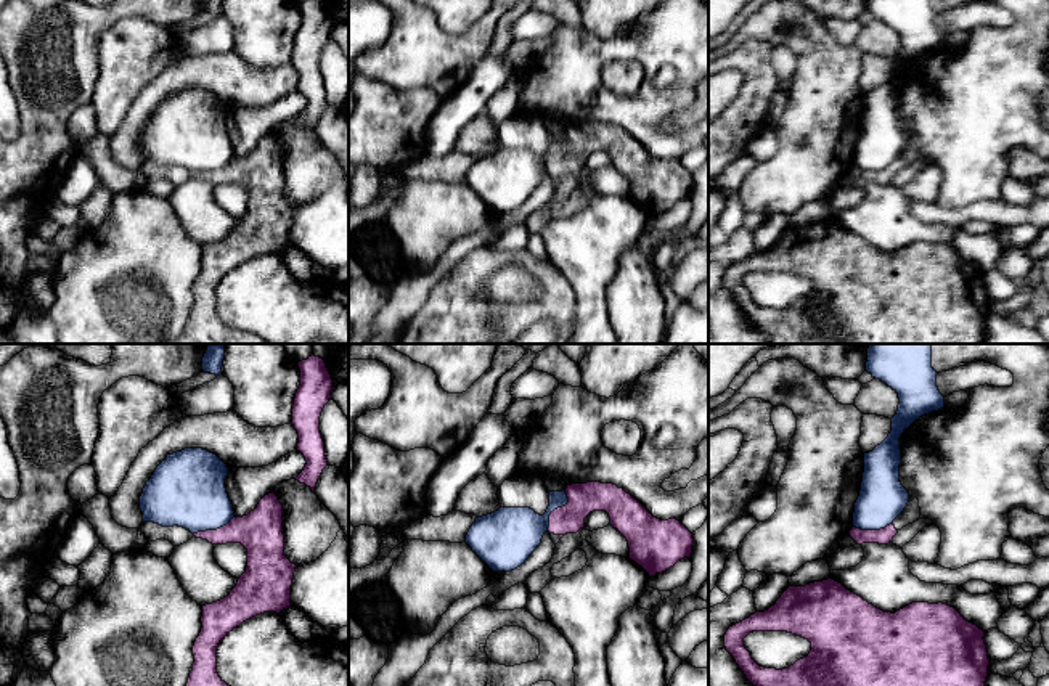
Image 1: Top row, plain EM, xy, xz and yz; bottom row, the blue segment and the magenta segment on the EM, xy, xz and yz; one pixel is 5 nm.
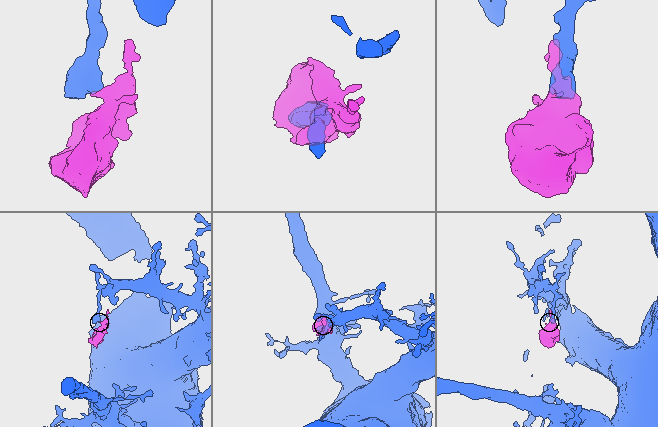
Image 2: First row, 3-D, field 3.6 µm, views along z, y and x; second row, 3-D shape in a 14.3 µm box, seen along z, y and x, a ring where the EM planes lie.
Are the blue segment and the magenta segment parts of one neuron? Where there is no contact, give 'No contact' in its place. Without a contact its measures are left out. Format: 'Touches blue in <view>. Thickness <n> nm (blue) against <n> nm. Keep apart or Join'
Touches blue in xz. Thickness 260 nm (blue) against 160 nm. Keep apart

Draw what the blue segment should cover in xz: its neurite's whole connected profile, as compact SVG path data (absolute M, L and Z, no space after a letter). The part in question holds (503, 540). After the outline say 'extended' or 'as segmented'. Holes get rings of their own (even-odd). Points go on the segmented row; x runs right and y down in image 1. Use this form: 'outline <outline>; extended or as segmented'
outline M565 490L549 492L543 516L530 508L500 508L477 517L466 543L493 570L511 572L520 567L541 543L549 527L549 514L569 503Z; as segmented

